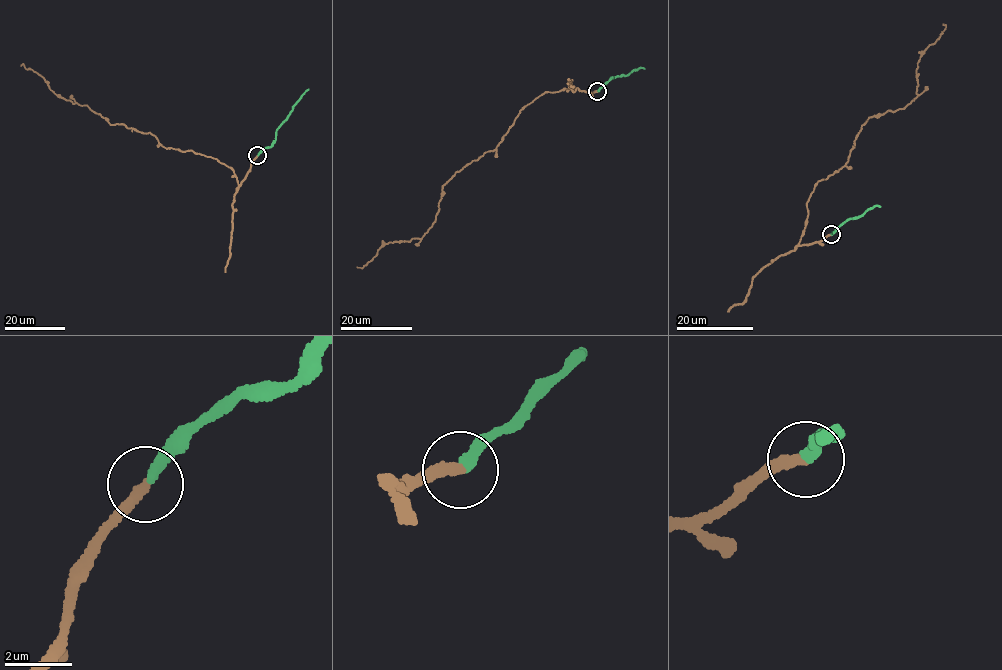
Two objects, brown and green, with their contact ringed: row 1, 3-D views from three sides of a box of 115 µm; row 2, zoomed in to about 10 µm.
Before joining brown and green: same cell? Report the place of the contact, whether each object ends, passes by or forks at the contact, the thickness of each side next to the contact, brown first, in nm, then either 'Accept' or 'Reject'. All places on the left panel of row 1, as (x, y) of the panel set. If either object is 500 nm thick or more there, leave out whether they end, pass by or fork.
Place: (257, 155). At the ring brown ends. At the ring green ends. Thickness 320 nm (brown) against 300 nm. Reject

